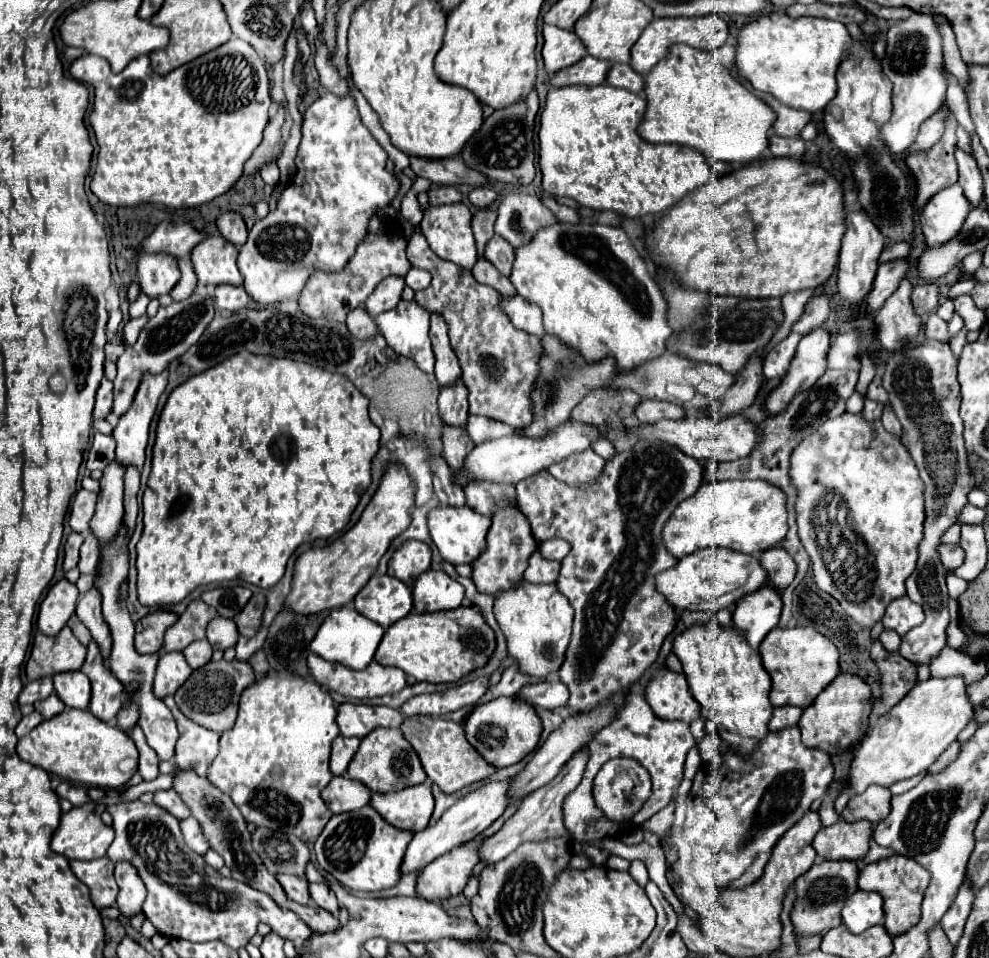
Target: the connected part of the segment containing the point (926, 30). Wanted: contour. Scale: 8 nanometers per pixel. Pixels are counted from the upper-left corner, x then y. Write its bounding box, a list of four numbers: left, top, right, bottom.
[881,13,949,155]

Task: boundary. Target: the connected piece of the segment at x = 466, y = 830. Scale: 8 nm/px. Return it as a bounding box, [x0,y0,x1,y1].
[403,779,509,873]

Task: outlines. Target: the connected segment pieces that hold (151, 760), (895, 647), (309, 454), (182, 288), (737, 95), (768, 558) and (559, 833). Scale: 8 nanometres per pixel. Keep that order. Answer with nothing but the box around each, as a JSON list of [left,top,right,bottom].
[[129,727,159,781],[879,631,901,653],[137,351,381,607],[169,255,197,301],[637,43,773,163],[761,545,797,595],[481,749,587,863]]

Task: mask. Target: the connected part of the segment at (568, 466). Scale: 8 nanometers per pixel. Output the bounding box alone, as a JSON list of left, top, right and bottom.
[549,449,605,485]

